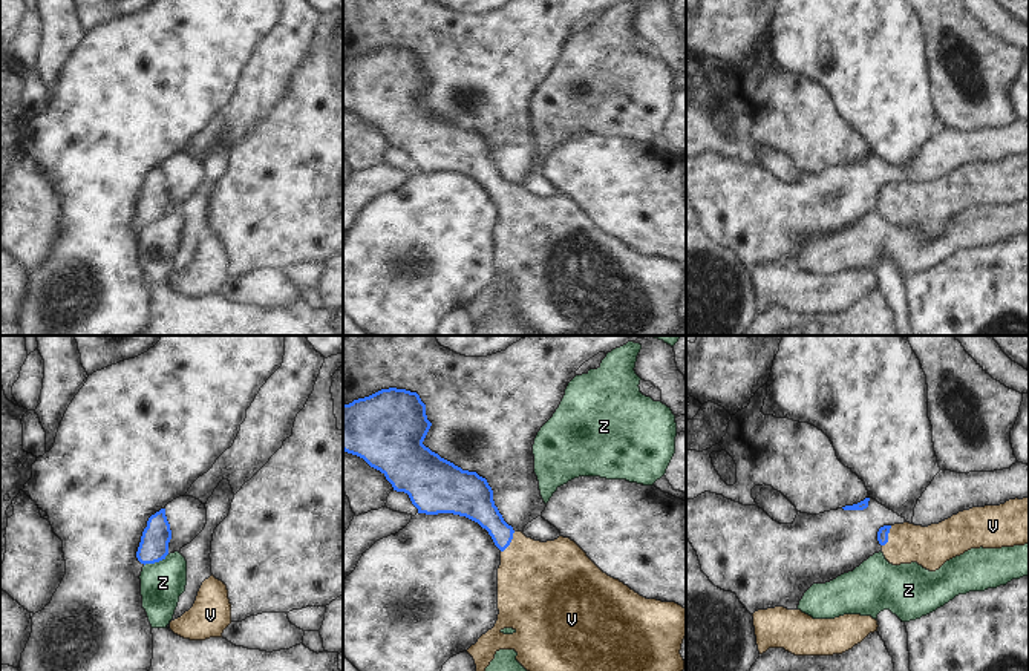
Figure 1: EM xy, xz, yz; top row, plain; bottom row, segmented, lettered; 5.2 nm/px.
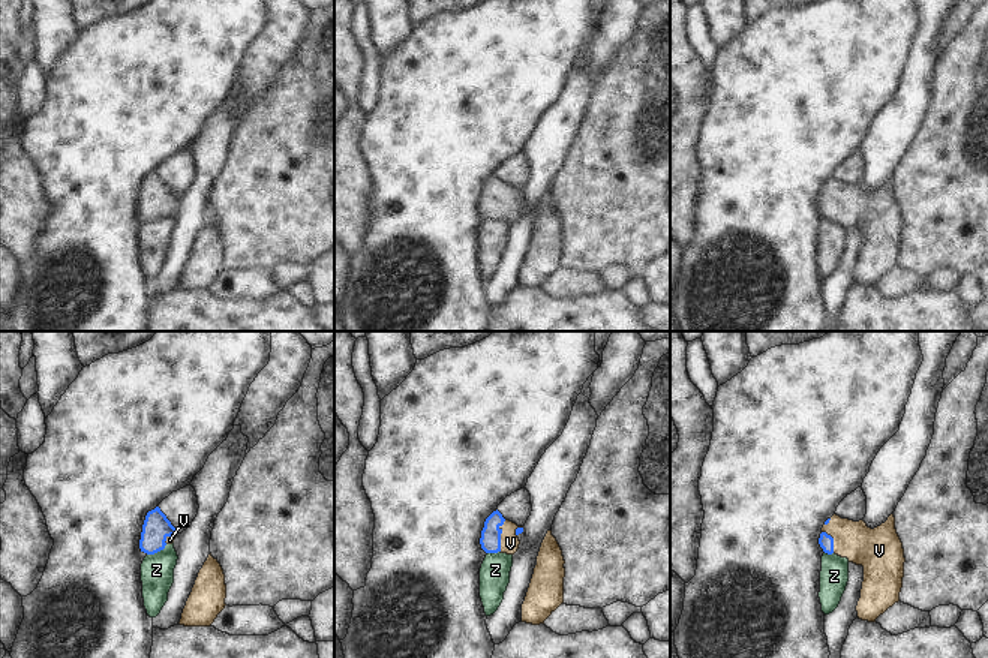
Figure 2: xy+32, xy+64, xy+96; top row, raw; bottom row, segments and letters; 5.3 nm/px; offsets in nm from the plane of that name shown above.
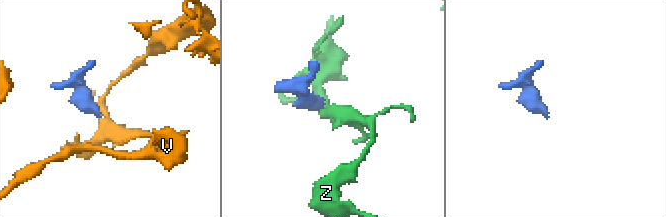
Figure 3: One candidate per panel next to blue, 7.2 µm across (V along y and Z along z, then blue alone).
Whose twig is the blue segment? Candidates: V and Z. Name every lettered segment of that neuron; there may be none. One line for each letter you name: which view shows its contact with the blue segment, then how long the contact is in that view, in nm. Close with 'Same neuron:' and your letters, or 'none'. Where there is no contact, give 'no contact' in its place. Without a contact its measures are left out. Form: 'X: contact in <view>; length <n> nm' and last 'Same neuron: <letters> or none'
V: contact in xz; length 130 nm
Same neuron: V

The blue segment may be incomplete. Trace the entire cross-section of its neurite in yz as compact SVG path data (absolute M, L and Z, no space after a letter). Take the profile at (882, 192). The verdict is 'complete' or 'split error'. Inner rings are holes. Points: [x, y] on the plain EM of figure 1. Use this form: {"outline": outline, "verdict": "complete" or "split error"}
{"outline": "M1029 153L1000 162L972 164L928 184L910 179L877 188L885 216L893 222L917 219L929 228L971 205L1001 205L1029 199Z", "verdict": "split error"}

